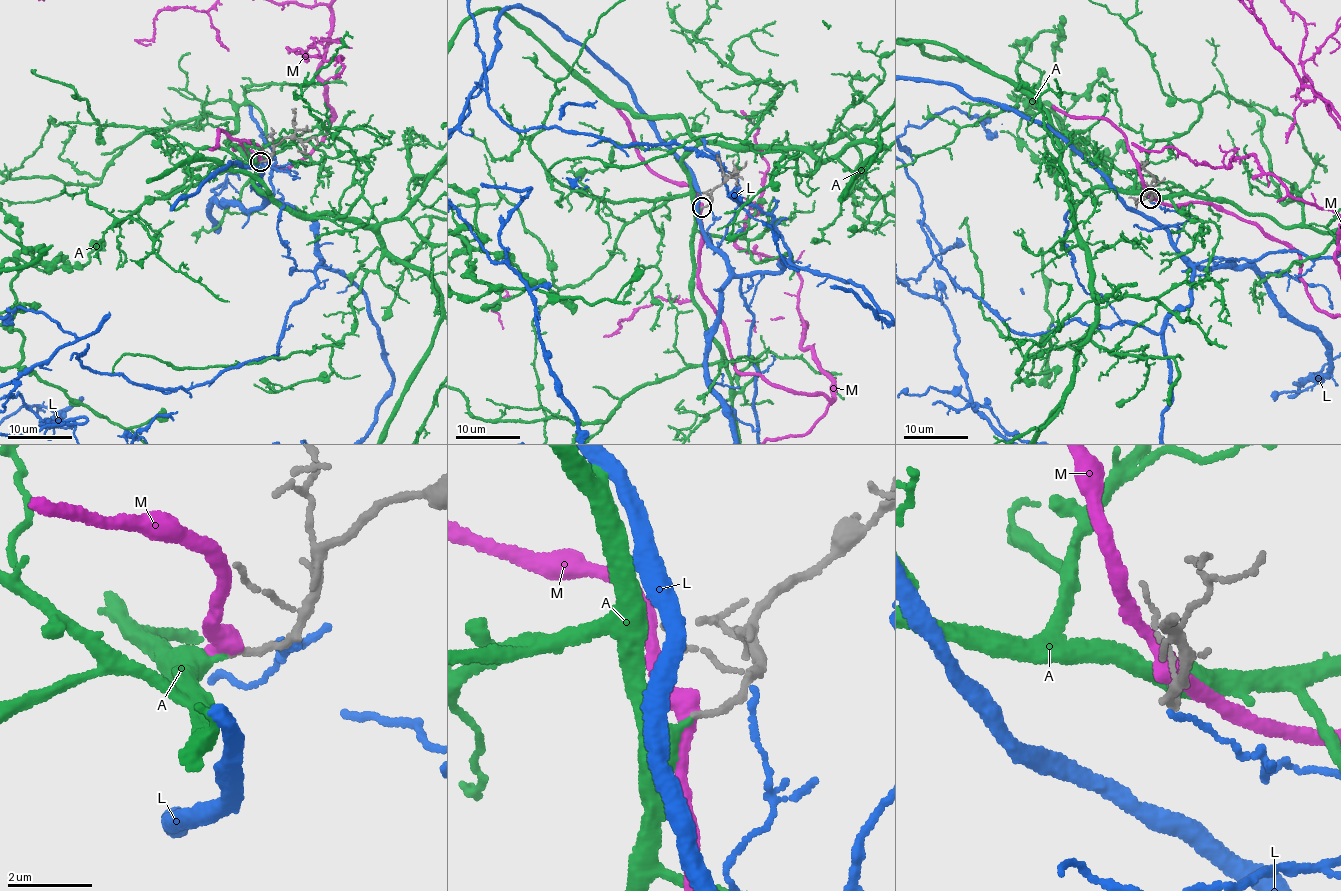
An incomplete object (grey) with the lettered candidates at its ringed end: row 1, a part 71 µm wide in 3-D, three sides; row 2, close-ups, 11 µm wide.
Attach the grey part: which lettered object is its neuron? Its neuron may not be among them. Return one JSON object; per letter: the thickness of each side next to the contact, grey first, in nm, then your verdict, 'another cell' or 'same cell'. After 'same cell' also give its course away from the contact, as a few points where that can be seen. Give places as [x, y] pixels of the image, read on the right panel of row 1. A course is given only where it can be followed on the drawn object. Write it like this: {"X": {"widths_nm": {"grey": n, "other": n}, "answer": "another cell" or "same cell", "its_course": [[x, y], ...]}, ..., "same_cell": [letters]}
{"A": {"widths_nm": {"grey": 160, "other": 360}, "answer": "same cell"}, "L": {"widths_nm": {"grey": 130, "other": 120}, "answer": "another cell"}, "M": {"widths_nm": {"grey": 160, "other": 440}, "answer": "another cell"}, "same_cell": ["A"]}

